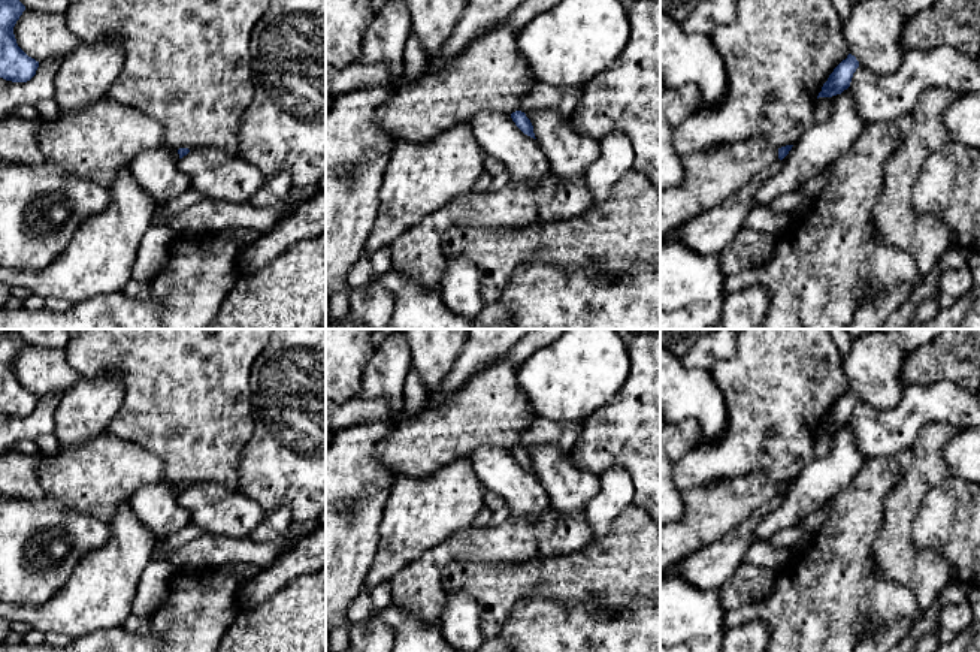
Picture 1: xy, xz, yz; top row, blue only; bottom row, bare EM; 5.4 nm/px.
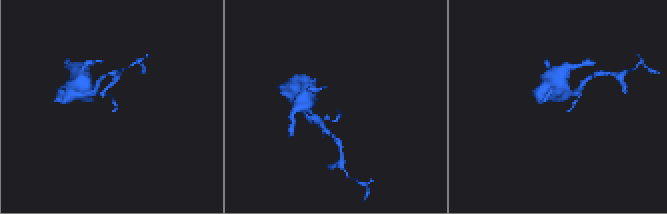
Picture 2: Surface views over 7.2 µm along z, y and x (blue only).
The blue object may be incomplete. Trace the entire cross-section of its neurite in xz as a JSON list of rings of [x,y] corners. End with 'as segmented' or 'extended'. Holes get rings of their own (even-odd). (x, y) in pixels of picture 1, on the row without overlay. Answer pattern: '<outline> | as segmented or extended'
[[[515,446],[511,449],[511,453],[512,456],[515,458],[515,461],[527,471],[535,473],[535,468],[533,468],[533,461],[530,458],[530,455],[526,452],[524,447],[521,446]]] | as segmented

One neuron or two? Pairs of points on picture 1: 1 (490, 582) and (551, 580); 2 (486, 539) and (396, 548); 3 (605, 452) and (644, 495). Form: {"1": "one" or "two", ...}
{"1": "one", "2": "two", "3": "one"}

